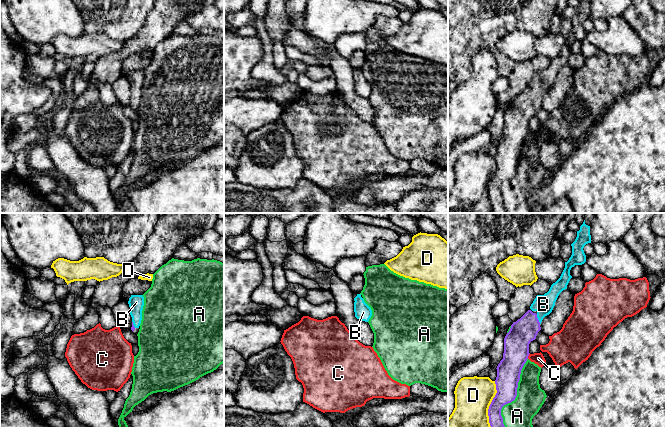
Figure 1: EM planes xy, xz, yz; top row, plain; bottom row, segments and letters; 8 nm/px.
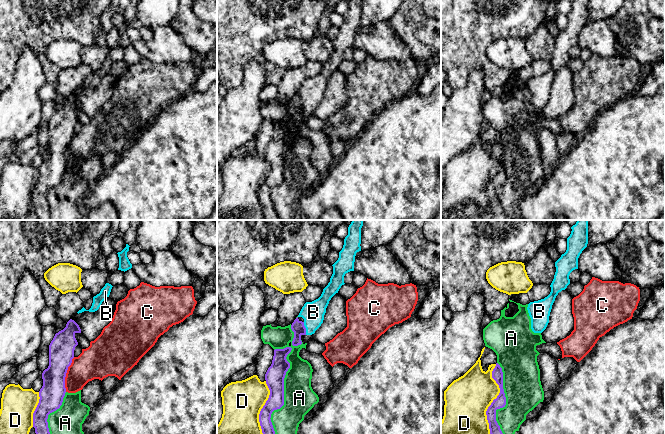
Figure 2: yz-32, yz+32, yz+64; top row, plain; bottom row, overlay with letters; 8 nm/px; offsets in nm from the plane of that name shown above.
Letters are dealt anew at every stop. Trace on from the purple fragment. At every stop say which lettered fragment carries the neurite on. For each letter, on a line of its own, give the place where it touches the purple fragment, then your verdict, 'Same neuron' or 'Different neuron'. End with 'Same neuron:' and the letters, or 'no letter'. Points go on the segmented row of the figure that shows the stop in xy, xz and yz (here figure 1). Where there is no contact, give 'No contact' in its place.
A: Touches purple at yz (516, 394). Different neuron
B: Touches purple at yz (537, 319). Same neuron
C: Touches purple at yz (528, 355). Different neuron
D: Touches purple at yz (490, 404). Different neuron
Same neuron: B

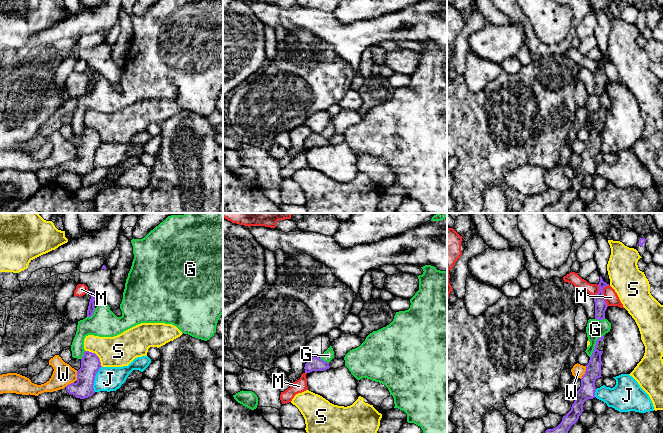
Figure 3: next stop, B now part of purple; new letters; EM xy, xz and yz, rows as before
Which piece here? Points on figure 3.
G: Touches purple at yz (595, 345). Different neuron
J: Touches purple at xy (94, 379). Different neuron
M: Touches purple at yz (602, 295). Different neuron
S: Touches purple at xy (96, 355). Different neuron
W: Touches purple at yz (585, 372). Different neuron
Same neuron: no letter

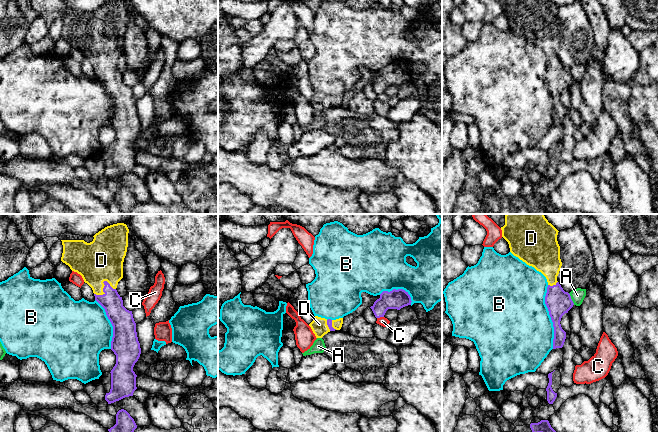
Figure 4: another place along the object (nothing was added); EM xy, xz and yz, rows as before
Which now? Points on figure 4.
A: Touches purple at yz (571, 299). Different neuron
B: Touches purple at yz (550, 316). Different neuron
C: Touches purple at xz (380, 316). Different neuron
D: Touches purple at xy (104, 286). Same neuron
Same neuron: D

